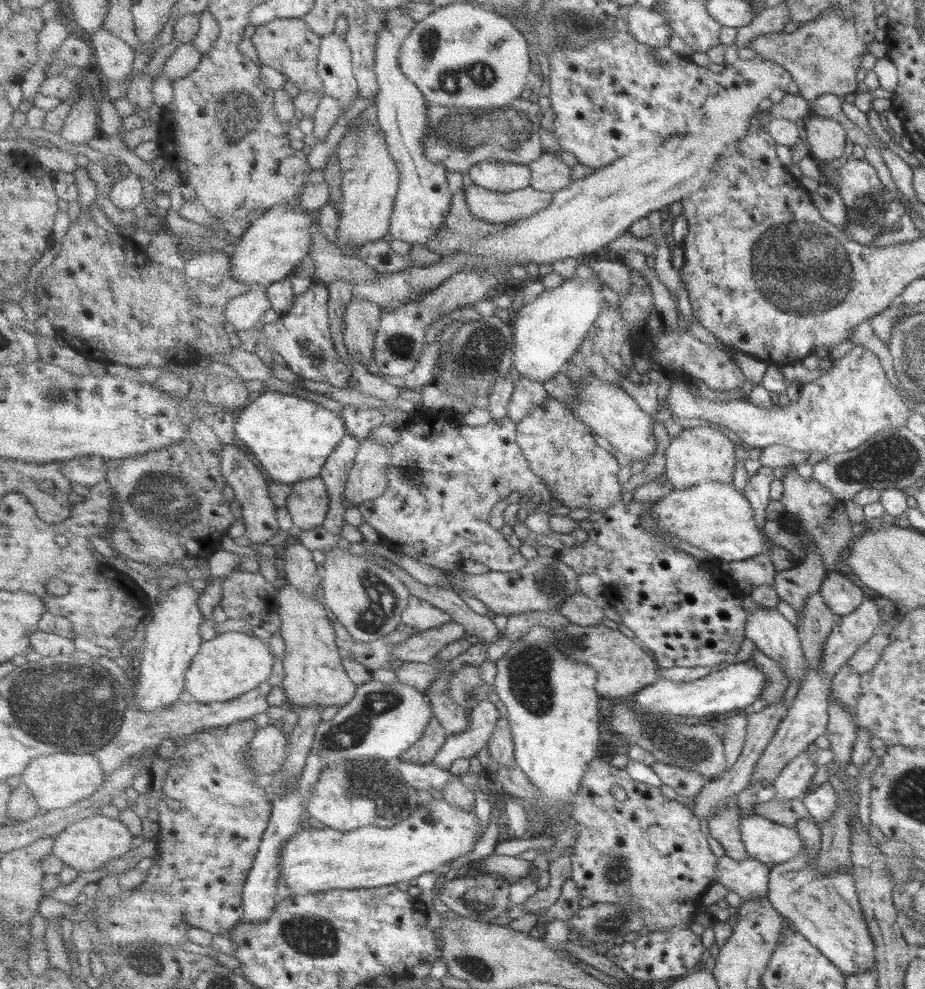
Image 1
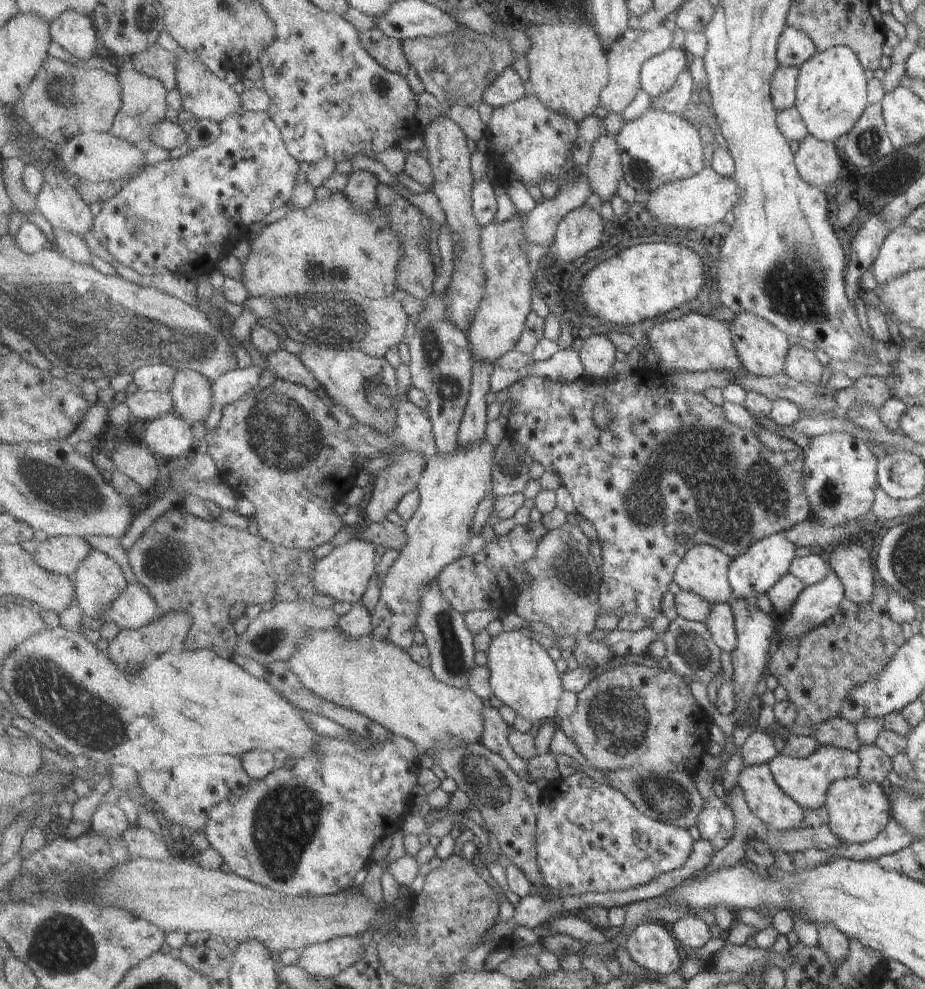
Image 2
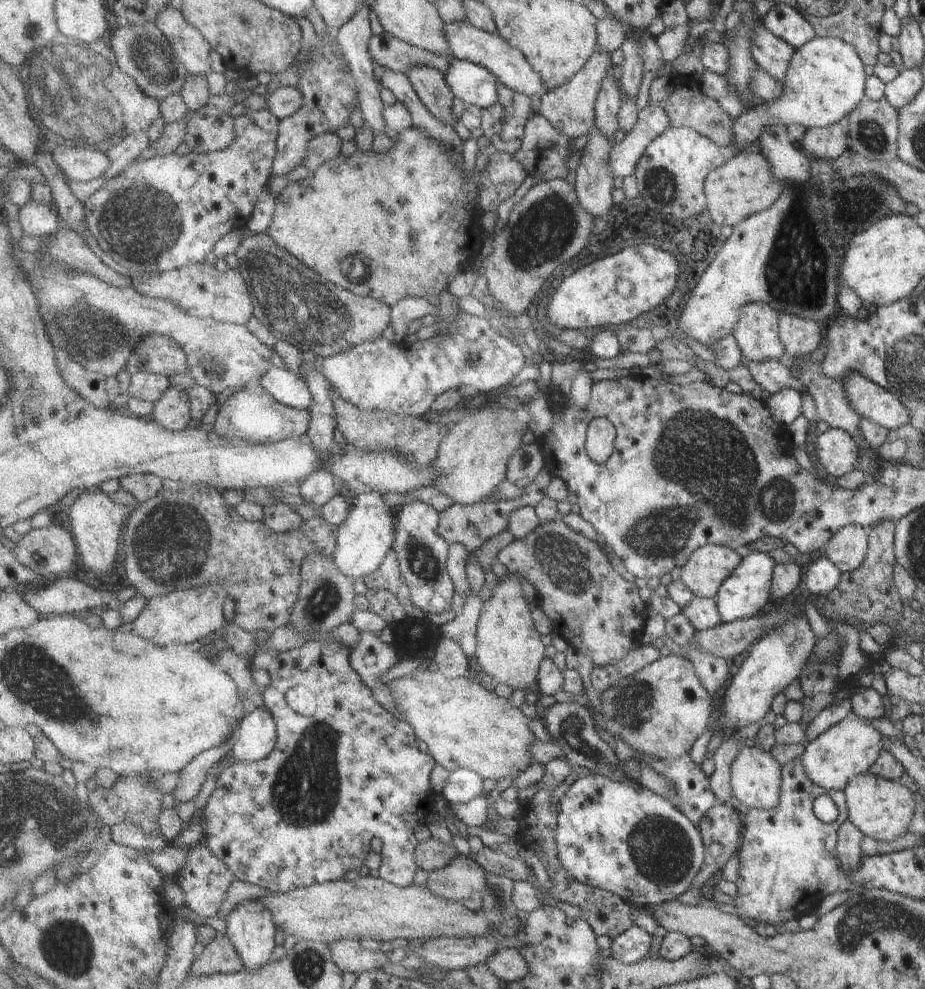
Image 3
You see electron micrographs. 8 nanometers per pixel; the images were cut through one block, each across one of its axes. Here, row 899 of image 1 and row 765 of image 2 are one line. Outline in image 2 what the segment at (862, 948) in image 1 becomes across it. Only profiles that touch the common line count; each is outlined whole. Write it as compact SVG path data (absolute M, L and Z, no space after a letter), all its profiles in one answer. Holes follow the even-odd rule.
M819 745L810 755L804 758L794 758L786 755L776 755L769 763L776 784L784 794L788 794L803 810L818 810L824 806L826 793L831 782L838 779L856 777L858 774L859 756L846 748Z

